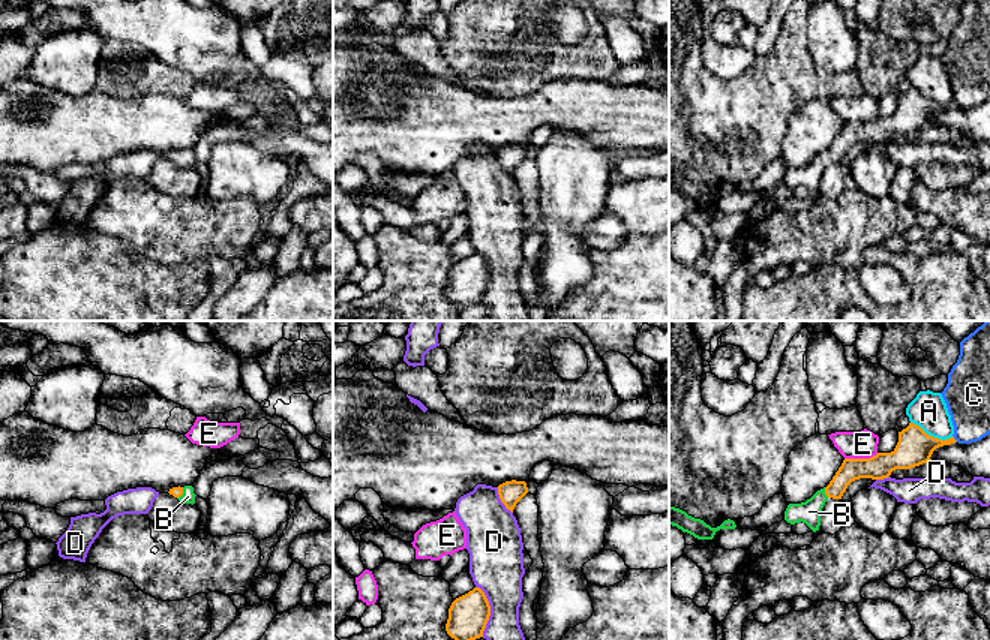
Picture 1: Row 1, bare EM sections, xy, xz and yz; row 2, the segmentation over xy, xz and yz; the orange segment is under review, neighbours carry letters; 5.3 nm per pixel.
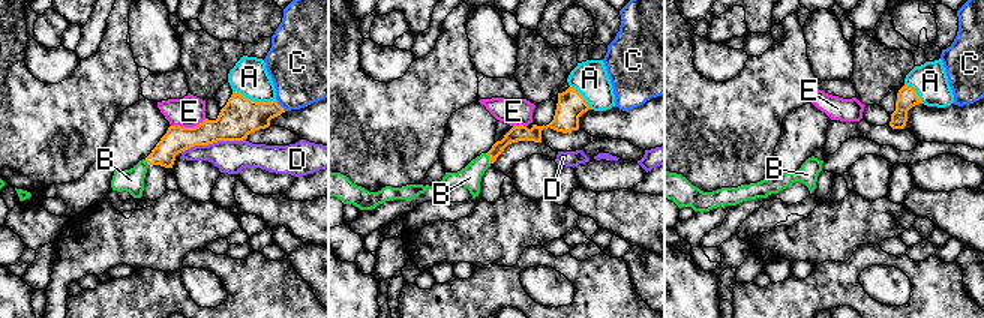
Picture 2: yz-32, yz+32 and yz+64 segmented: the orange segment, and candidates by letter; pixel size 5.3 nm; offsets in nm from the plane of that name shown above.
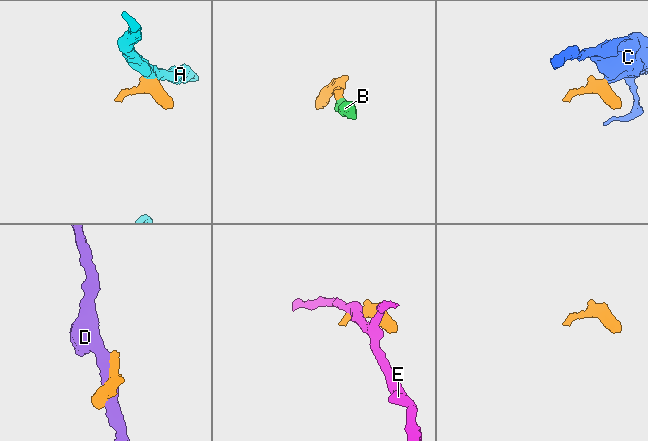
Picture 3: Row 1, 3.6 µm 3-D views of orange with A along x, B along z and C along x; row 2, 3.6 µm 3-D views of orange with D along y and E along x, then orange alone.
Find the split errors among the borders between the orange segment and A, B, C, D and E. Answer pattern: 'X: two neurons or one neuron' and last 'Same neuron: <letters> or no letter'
A: two neurons
B: one neuron
C: two neurons
D: two neurons
E: two neurons
Same neuron: B

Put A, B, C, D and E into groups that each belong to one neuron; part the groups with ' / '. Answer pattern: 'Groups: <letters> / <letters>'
Groups: A / B / C / D / E

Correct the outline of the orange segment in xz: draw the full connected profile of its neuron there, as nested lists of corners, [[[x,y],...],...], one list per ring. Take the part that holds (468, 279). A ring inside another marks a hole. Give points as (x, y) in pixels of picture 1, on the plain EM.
[[[474,252],[452,267],[446,295],[462,310],[483,301],[489,280],[490,270],[484,256],[480,252]]]

